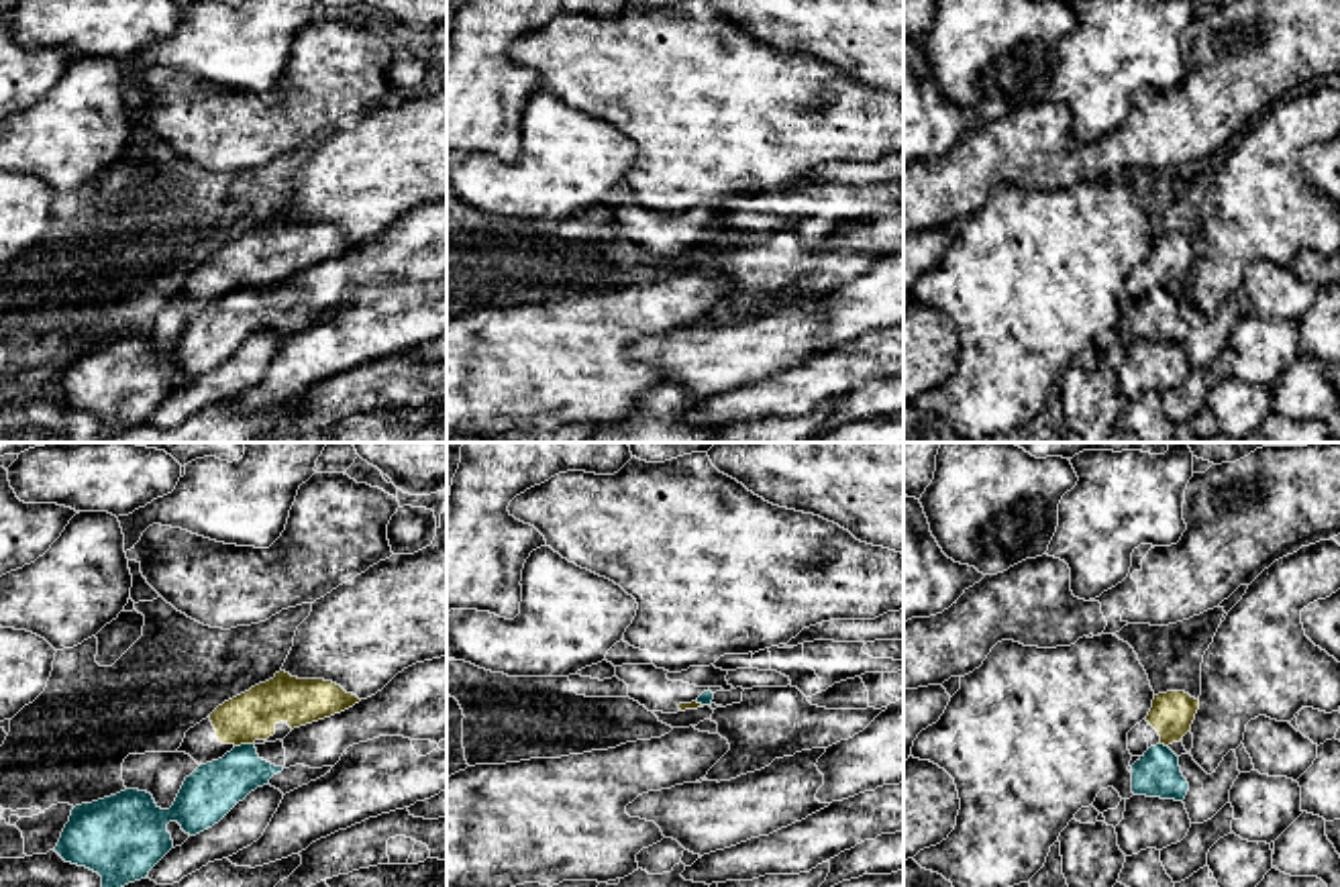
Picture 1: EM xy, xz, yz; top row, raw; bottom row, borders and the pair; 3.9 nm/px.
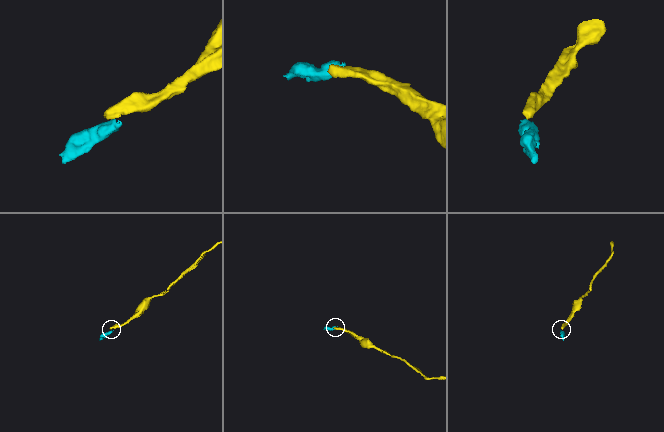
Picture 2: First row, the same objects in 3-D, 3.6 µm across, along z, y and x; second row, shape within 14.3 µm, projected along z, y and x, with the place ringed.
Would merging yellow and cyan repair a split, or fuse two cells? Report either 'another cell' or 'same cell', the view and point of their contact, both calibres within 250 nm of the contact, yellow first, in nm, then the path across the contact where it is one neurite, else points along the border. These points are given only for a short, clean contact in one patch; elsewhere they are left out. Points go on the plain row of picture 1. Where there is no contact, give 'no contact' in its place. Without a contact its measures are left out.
another cell; contact xy (243, 286); calibres 190 and 220 nm; border xy (251, 286), (235, 290)

